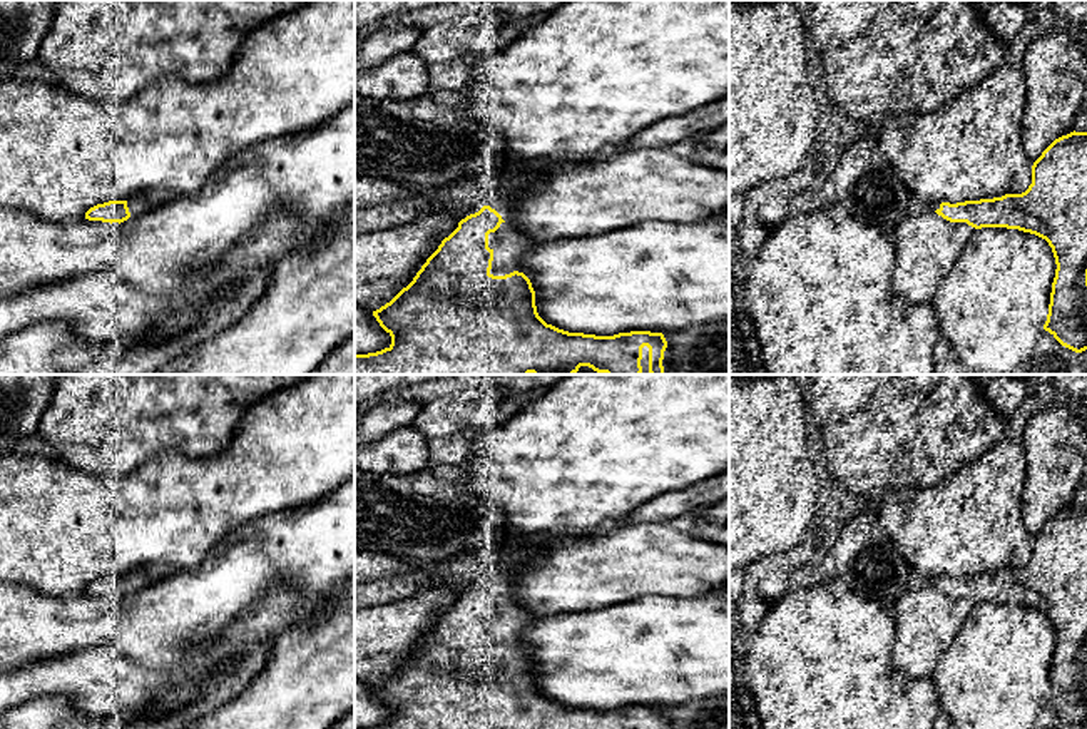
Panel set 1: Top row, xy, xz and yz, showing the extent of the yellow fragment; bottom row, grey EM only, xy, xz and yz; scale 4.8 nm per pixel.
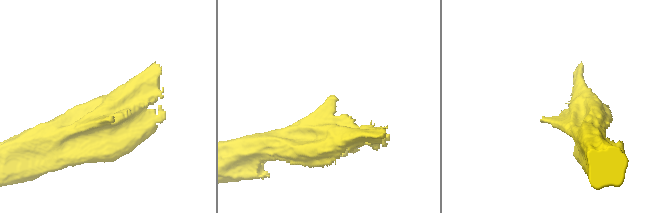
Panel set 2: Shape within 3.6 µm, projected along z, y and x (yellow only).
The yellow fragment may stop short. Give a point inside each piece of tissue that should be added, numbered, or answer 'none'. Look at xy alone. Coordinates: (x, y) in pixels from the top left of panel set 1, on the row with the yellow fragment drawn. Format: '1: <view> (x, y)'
1: xy (139, 203)

